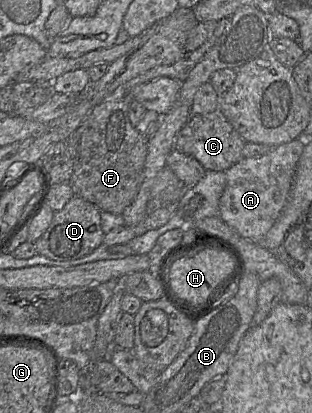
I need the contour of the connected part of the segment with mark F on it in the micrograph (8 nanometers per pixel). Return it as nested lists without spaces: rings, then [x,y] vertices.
[[[230,17],[221,19],[217,22],[213,35],[201,47],[186,51],[174,64],[156,66],[131,79],[91,110],[81,125],[64,141],[73,159],[73,172],[69,180],[73,195],[94,204],[100,211],[122,215],[138,194],[148,150],[148,137],[137,131],[129,119],[132,89],[160,77],[184,82],[205,54],[217,43],[229,22]]]

